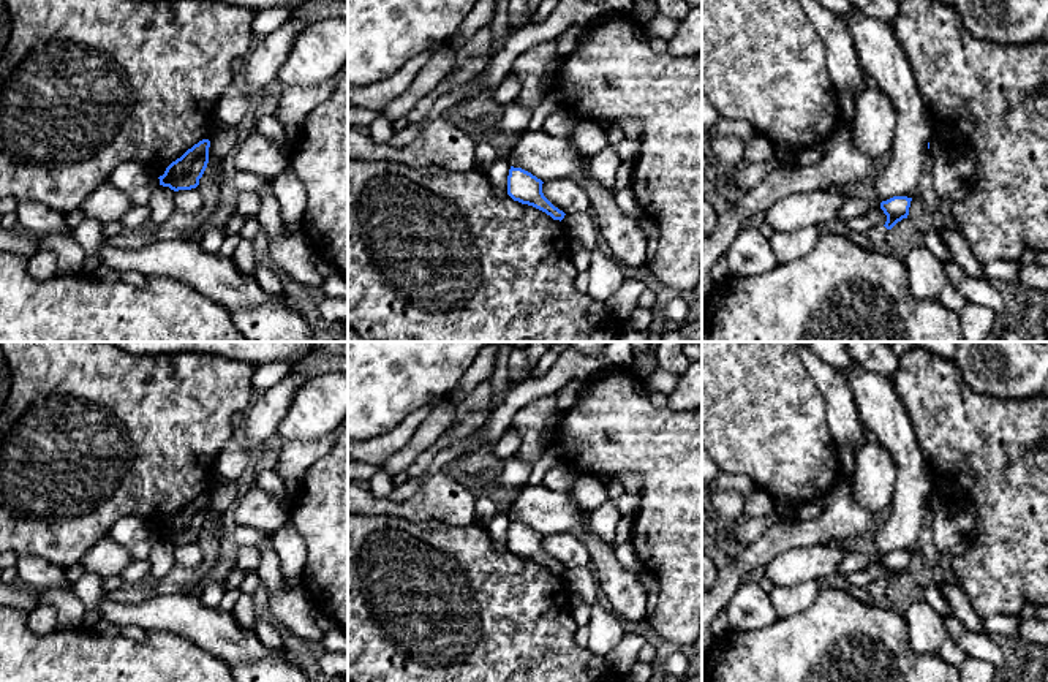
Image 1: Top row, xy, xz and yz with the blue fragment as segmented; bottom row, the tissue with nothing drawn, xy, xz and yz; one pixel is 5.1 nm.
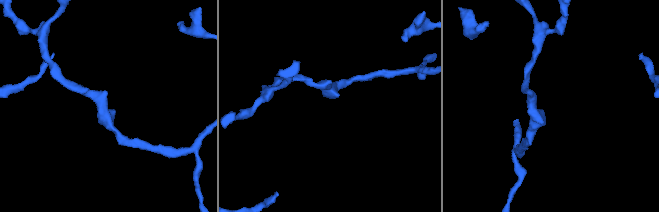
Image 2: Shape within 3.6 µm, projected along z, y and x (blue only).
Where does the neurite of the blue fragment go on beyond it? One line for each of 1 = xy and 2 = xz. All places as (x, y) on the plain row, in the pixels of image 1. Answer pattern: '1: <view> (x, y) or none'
1: none
2: none

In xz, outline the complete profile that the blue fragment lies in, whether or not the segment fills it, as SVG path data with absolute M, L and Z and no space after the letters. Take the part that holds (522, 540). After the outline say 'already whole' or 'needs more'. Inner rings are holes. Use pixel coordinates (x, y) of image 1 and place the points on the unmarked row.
M511 521L507 530L507 549L522 559L533 560L553 574L563 574L564 566L555 562L542 547L542 535L533 530L531 527Z; already whole

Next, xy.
M202 494L188 503L158 532L160 540L169 541L174 546L196 543L209 517L209 502L210 495Z; already whole

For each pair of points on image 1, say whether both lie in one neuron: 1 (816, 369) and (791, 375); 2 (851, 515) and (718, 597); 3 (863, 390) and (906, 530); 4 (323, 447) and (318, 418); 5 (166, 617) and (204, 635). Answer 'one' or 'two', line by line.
1: two
2: one
3: one
4: two
5: one

